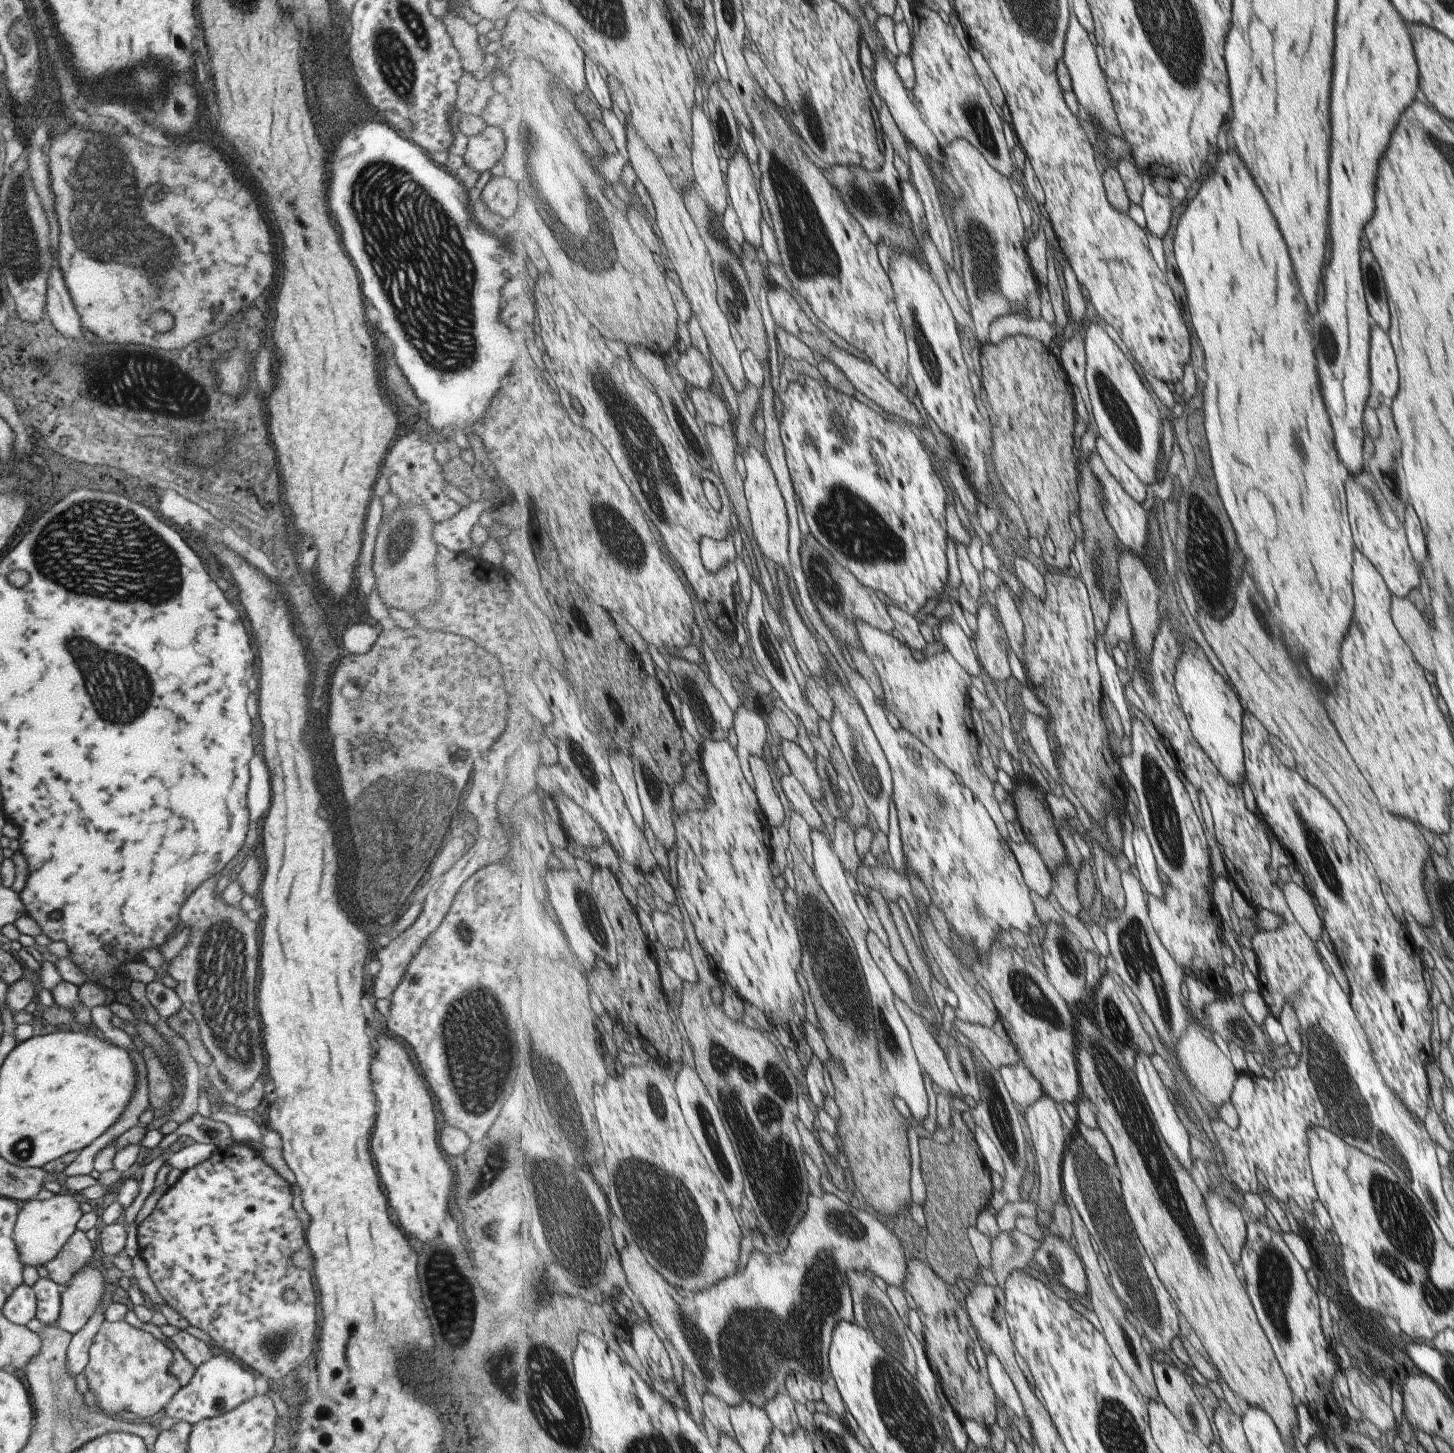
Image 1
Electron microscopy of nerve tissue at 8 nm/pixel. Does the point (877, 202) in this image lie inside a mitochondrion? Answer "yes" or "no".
yes

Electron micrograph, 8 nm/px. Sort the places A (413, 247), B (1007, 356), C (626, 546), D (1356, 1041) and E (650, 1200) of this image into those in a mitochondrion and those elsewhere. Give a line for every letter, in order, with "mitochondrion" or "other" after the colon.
A: mitochondrion
B: other
C: mitochondrion
D: other
E: mitochondrion

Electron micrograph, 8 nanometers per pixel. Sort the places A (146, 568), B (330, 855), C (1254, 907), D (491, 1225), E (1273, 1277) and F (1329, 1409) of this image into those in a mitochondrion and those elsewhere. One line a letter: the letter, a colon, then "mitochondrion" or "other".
A: mitochondrion
B: mitochondrion
C: other
D: mitochondrion
E: mitochondrion
F: other

